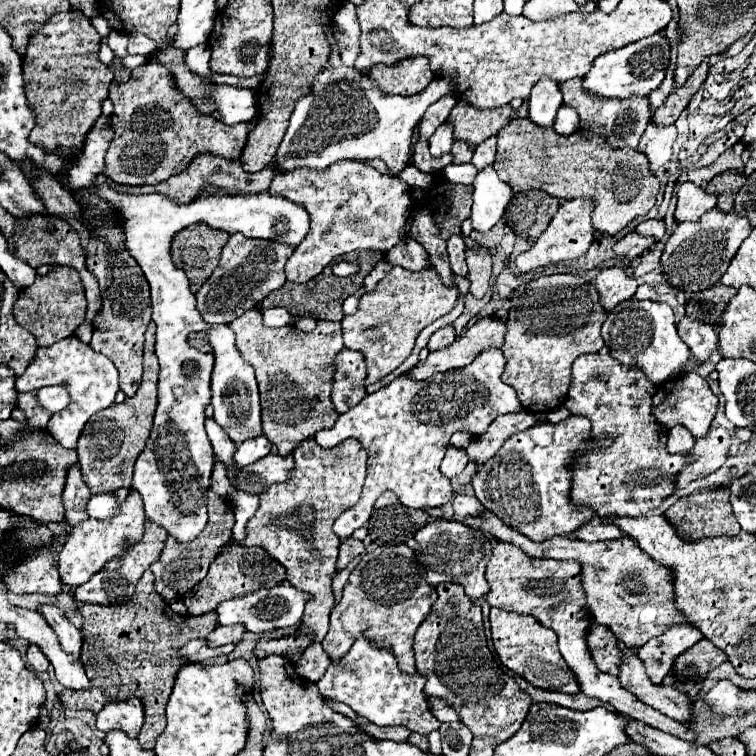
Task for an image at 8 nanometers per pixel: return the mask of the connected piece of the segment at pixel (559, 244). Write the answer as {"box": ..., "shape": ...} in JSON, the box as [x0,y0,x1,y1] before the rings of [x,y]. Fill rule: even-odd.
{"box":[515,198,595,274],"shape":[[[575,198],[575,200],[561,202],[561,206],[559,206],[557,214],[553,216],[553,220],[549,222],[547,230],[537,238],[537,242],[527,252],[523,252],[515,258],[517,270],[527,274],[541,266],[551,266],[551,264],[581,258],[589,250],[593,236],[595,236],[595,228],[591,226],[591,212],[593,212],[593,202],[589,198]]]}

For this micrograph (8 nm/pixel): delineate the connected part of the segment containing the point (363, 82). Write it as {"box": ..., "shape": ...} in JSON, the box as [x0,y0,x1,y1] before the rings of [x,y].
{"box":[271,46,451,176],"shape":[[[333,46],[329,66],[315,78],[311,92],[297,102],[271,164],[277,168],[277,174],[285,174],[299,168],[321,172],[339,160],[381,158],[393,176],[397,176],[409,164],[413,128],[433,102],[451,94],[451,88],[451,80],[433,80],[415,96],[385,96],[365,74],[345,66],[337,46]]]}

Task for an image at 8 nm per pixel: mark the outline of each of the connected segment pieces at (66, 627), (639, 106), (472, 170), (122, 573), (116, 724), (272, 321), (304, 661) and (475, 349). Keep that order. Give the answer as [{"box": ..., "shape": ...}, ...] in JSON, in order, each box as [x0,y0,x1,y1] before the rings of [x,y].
[{"box":[39,606,83,658],"shape":[[[43,606],[43,608],[39,608],[39,612],[45,616],[47,624],[55,630],[55,634],[57,634],[57,638],[59,638],[59,642],[61,642],[61,648],[63,648],[67,654],[79,658],[79,656],[81,656],[81,644],[83,644],[81,632],[79,632],[79,630],[63,616],[63,612],[61,612],[59,608],[55,608],[55,606]]]},{"box":[561,78,651,150],"shape":[[[573,78],[573,80],[567,80],[565,84],[561,84],[561,92],[563,92],[563,104],[567,104],[579,112],[583,130],[605,136],[605,142],[611,148],[633,148],[633,150],[637,148],[637,144],[645,132],[645,126],[651,120],[649,102],[645,96],[643,98],[635,96],[629,100],[597,100],[595,96],[585,96],[581,92],[581,78]]]},{"box":[439,164,479,184],"shape":[[[449,164],[445,166],[439,174],[443,180],[447,180],[449,184],[471,184],[473,182],[473,176],[477,174],[479,170],[473,166],[473,164],[463,164],[463,166],[457,166],[457,164]]]},{"box":[75,520,167,606],"shape":[[[149,520],[145,522],[145,534],[143,538],[131,546],[129,552],[125,552],[123,558],[117,558],[113,562],[109,562],[101,572],[97,572],[91,580],[87,580],[85,584],[81,584],[77,590],[75,590],[75,600],[81,602],[81,604],[101,604],[101,606],[117,606],[117,604],[125,604],[133,592],[135,592],[135,586],[141,578],[141,574],[153,564],[159,560],[159,554],[163,550],[163,544],[167,540],[167,532],[161,530],[157,524],[149,524]]]},{"box":[97,698,143,736],"shape":[[[137,698],[123,702],[109,702],[97,714],[97,730],[125,730],[129,736],[137,736],[143,724],[143,708]]]},{"box":[263,308,295,328],"shape":[[[271,308],[271,310],[263,312],[263,324],[267,324],[267,326],[277,328],[277,326],[289,326],[293,322],[295,322],[295,318],[285,308]]]},{"box":[295,642,331,682],"shape":[[[313,642],[309,644],[303,654],[301,654],[301,660],[295,664],[295,672],[299,674],[301,678],[307,678],[311,682],[319,682],[321,676],[325,674],[325,670],[331,666],[331,660],[329,656],[323,652],[321,644],[319,642]]]},{"box":[411,316,507,380],"shape":[[[495,316],[479,318],[463,336],[455,338],[455,342],[449,348],[437,350],[429,354],[427,360],[419,362],[411,370],[411,376],[417,380],[427,380],[437,372],[469,366],[479,352],[487,348],[501,348],[505,340],[505,332],[507,332],[507,324],[501,318]]]}]

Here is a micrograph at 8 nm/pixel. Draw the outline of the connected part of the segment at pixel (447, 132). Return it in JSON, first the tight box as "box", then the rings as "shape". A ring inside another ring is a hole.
{"box":[431,124,453,158],"shape":[[[441,124],[435,134],[431,136],[431,156],[439,158],[447,152],[451,152],[451,144],[453,144],[453,130],[445,128],[445,124]]]}

